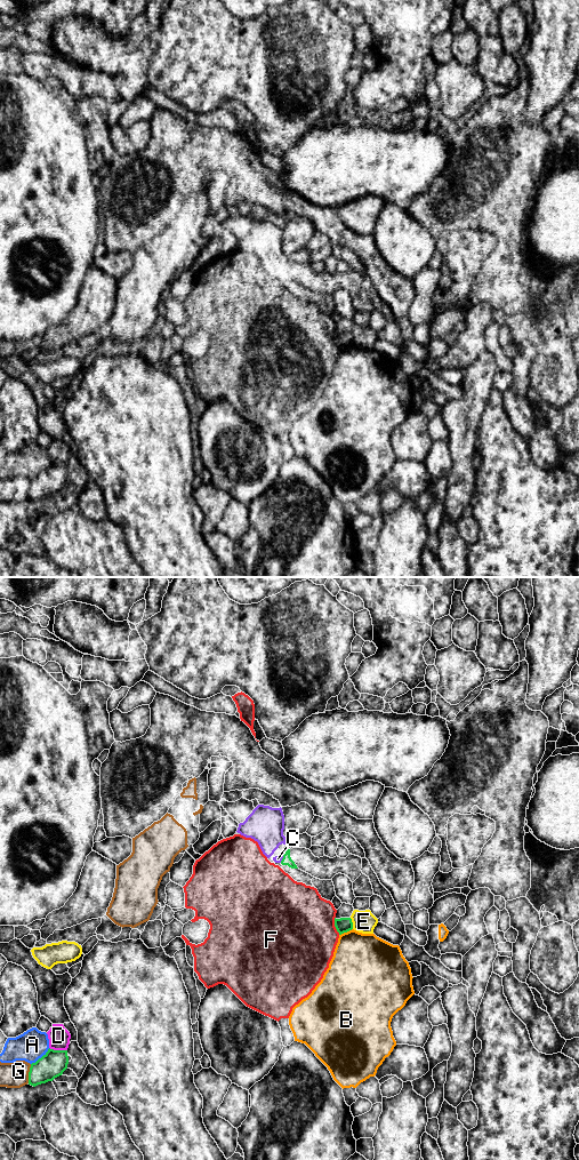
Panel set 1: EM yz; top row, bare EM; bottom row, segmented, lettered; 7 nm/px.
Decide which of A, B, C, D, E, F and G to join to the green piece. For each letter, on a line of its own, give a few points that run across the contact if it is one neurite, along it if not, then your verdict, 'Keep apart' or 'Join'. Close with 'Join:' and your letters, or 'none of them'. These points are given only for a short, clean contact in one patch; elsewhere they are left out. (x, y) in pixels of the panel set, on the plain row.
A: Keep apart
B: Keep apart
C: Join
D: Keep apart
E: Keep apart
F: Keep apart
G: Keep apart
Join: C

